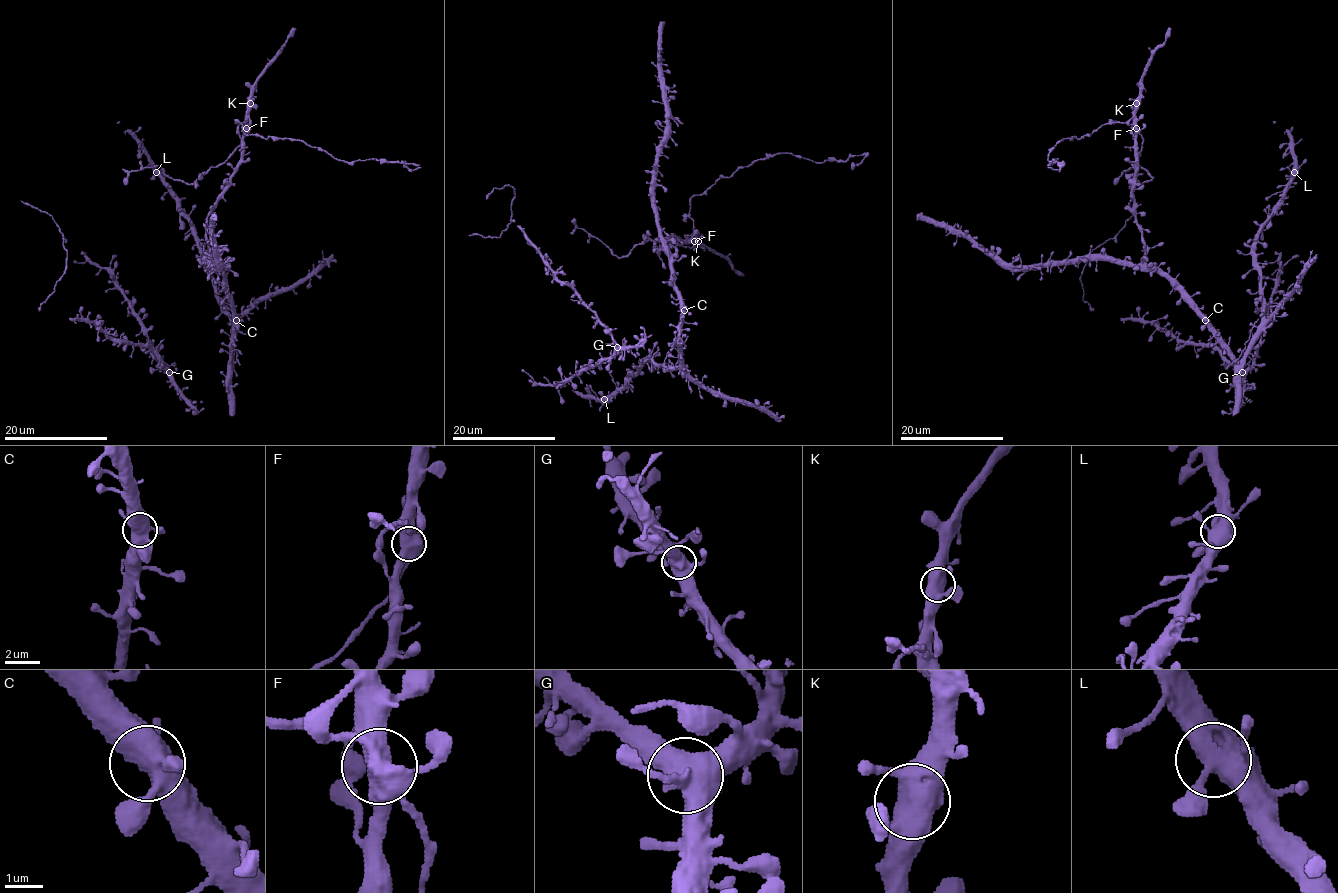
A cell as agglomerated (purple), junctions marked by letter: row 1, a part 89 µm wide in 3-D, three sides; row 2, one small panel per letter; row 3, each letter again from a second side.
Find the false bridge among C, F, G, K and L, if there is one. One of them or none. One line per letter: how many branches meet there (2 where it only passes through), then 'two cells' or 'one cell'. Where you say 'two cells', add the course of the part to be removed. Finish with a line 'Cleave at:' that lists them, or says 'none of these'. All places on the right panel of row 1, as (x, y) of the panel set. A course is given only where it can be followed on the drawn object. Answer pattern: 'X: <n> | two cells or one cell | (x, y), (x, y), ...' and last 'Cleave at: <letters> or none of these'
C: 5 | one cell
F: 5 | two cells | (1136, 128), (1109, 123), (1091, 134), (1061, 140), (1048, 160), (1057, 159), (1051, 167), (1059, 169), (1063, 160)
G: 5 | one cell
K: 4 | one cell
L: 5 | one cell
Cleave at: F

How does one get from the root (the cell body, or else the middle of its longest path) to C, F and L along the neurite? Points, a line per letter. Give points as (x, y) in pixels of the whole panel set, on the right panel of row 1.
C: (1220, 337), (1205, 320)
F: (1220, 337), (1167, 279), (1145, 263), (1141, 226), (1136, 220), (1132, 199), (1136, 128)
L: (1220, 337), (1225, 347), (1239, 360), (1260, 325), (1263, 288), (1261, 271), (1256, 263), (1255, 239), (1294, 172)

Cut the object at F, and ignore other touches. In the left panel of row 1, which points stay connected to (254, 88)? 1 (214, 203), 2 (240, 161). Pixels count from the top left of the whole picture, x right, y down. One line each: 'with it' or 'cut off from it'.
1: with it
2: with it

